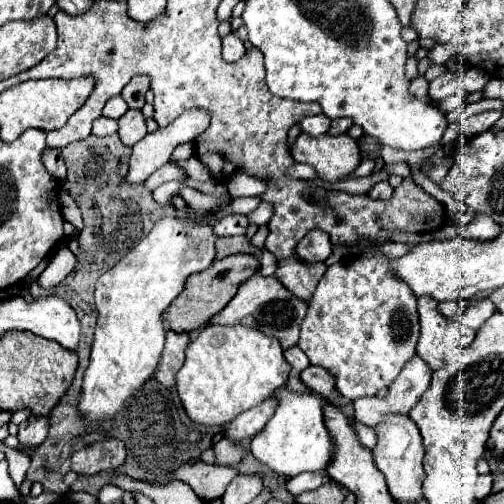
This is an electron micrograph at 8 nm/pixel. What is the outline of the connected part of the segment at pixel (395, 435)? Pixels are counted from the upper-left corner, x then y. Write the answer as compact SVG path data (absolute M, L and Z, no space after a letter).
M398 413L386 415L384 421L376 425L376 437L378 437L378 443L372 449L374 463L384 473L392 497L398 503L422 499L422 483L424 483L422 459L426 451L416 423L408 415L398 415Z

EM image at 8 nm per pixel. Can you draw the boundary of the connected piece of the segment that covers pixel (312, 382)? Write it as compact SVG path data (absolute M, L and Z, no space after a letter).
M310 365L306 367L302 373L300 373L300 379L302 383L314 393L322 395L322 397L330 397L332 391L336 391L336 385L334 385L334 375L330 375L324 367L316 367L316 365Z

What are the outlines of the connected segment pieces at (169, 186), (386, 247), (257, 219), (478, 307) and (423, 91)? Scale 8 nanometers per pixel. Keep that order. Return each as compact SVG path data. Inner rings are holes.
M164 183L158 189L154 189L154 199L160 205L168 205L170 197L176 195L176 193L180 193L180 185L178 183Z
M384 241L384 243L380 245L380 249L384 251L386 257L398 259L400 255L404 255L404 253L410 251L410 245L406 245L406 243L394 243L394 241Z
M262 202L253 212L248 214L249 224L254 224L260 227L265 225L270 220L274 211L274 207L270 203Z
M488 299L488 301L474 301L468 311L464 313L462 317L462 323L472 327L472 329L478 329L486 319L490 319L490 315L496 313L496 307L494 303Z
M416 77L412 83L410 83L410 95L414 95L416 99L420 99L422 103L430 103L430 97L428 97L428 81L424 77Z

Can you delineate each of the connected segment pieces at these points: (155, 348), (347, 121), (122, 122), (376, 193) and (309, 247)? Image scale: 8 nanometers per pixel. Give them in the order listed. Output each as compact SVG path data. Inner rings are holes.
M186 207L182 217L164 215L152 227L152 231L134 247L130 249L114 267L110 267L98 281L96 281L96 307L98 307L98 325L94 331L90 365L84 373L82 383L82 397L80 397L80 413L86 417L88 423L100 423L102 419L112 419L124 401L140 387L146 379L150 379L156 371L164 337L166 337L166 321L164 313L170 303L186 289L186 281L192 273L200 273L212 265L216 257L216 239L214 225L208 221L212 211L198 211L194 207Z
M350 118L336 119L332 122L328 133L333 136L343 134L346 133L352 125L353 121Z
M128 109L118 119L118 135L124 145L132 147L136 141L140 141L146 135L146 119L140 109Z
M380 181L380 183L376 183L374 187L372 187L372 191L368 193L372 199L388 199L390 195L392 195L392 187L390 187L390 183L388 181Z
M312 229L308 231L308 235L304 235L304 239L298 243L296 247L296 255L302 261L314 263L314 261L326 261L332 253L332 243L330 243L330 235L320 231L320 229Z

